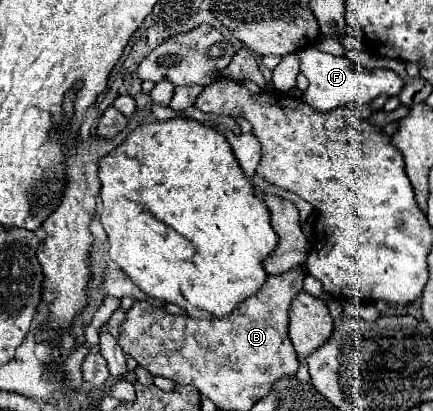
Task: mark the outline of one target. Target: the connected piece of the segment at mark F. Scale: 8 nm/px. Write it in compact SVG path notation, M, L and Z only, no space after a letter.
M317 48L299 50L299 56L301 56L301 72L309 80L309 86L303 92L303 100L317 112L329 112L349 102L369 104L381 94L397 96L403 88L403 80L393 70L387 70L387 68L359 70L347 56L331 56Z

